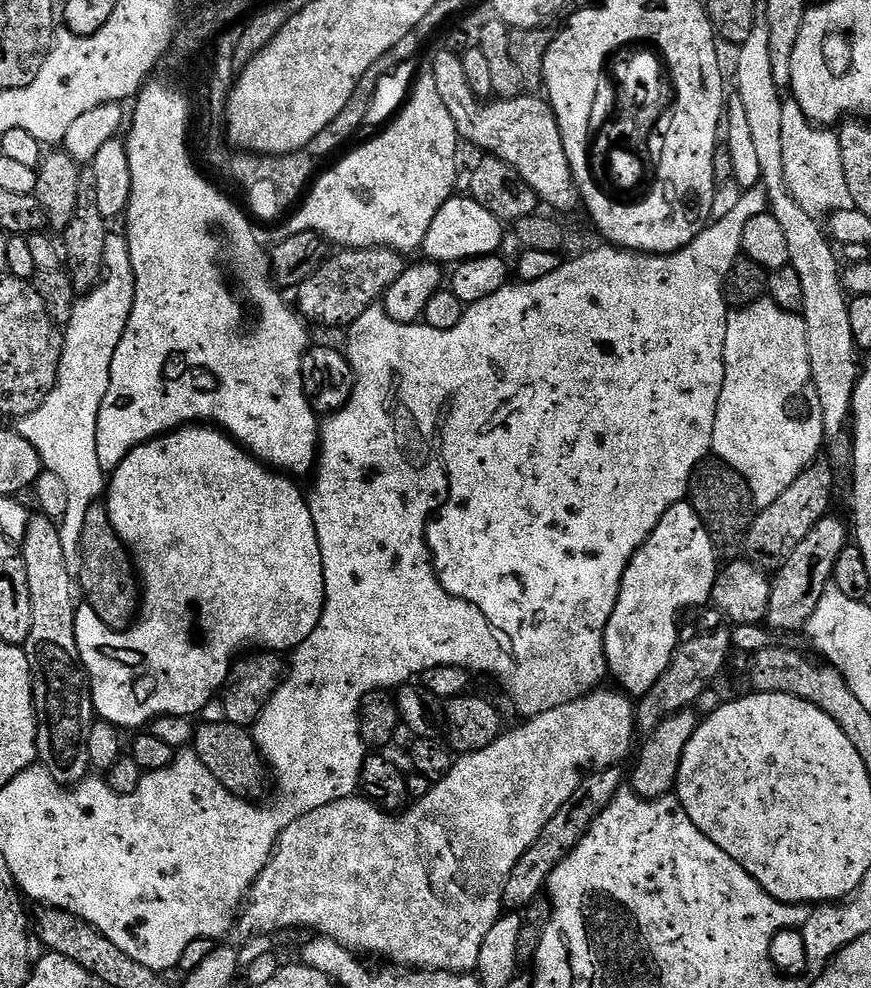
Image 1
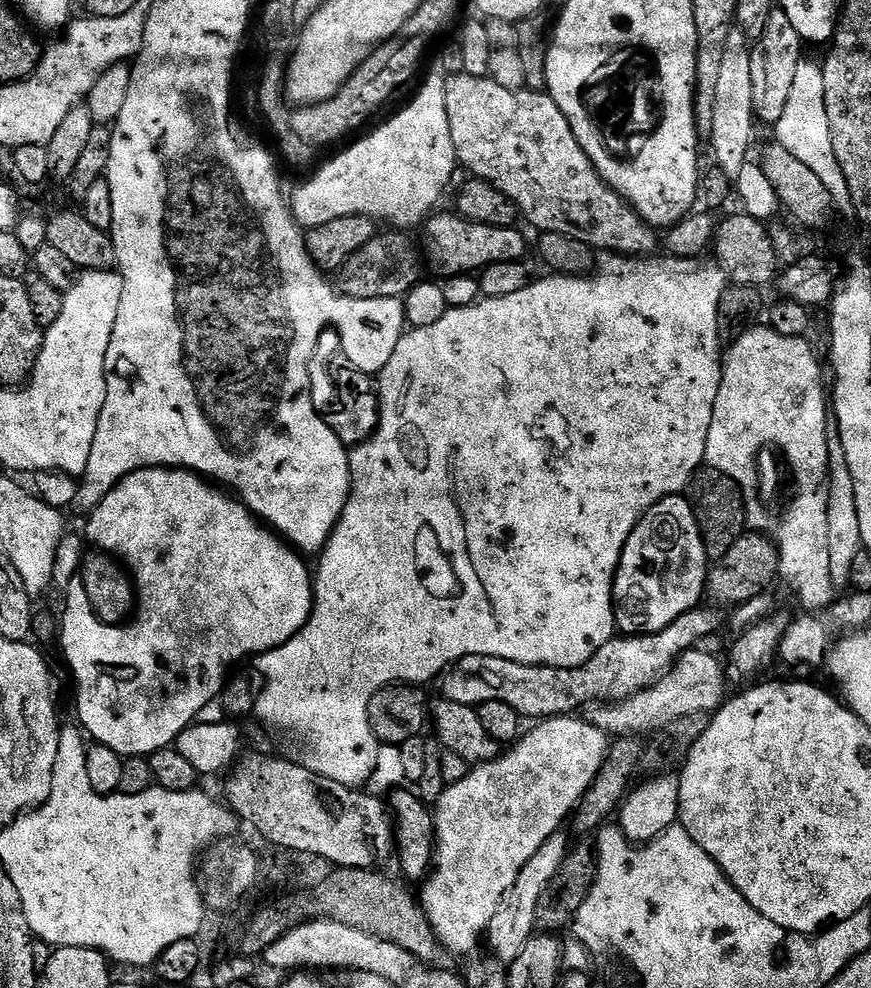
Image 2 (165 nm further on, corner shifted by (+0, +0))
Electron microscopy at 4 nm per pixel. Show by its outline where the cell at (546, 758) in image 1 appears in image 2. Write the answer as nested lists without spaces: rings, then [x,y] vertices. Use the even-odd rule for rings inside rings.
[[[576,714],[551,716],[548,719],[541,719],[535,726],[537,728],[533,732],[525,731],[522,738],[517,739],[507,750],[501,751],[496,759],[485,764],[475,765],[461,780],[447,785],[444,793],[440,795],[438,802],[434,806],[436,855],[432,870],[423,881],[422,887],[424,889],[421,890],[420,894],[418,892],[418,903],[423,908],[426,918],[430,922],[430,926],[445,953],[472,952],[479,944],[482,944],[490,926],[490,918],[494,918],[494,910],[498,910],[498,902],[502,902],[506,890],[510,890],[510,886],[514,886],[514,881],[518,879],[518,874],[522,874],[522,866],[526,866],[526,862],[530,862],[530,858],[534,858],[534,854],[538,854],[538,850],[542,850],[542,846],[548,839],[561,831],[560,823],[563,820],[565,823],[572,813],[576,811],[580,799],[588,793],[588,789],[596,781],[596,776],[600,773],[601,768],[604,767],[604,761],[608,758],[610,738],[586,718],[581,718]]]

